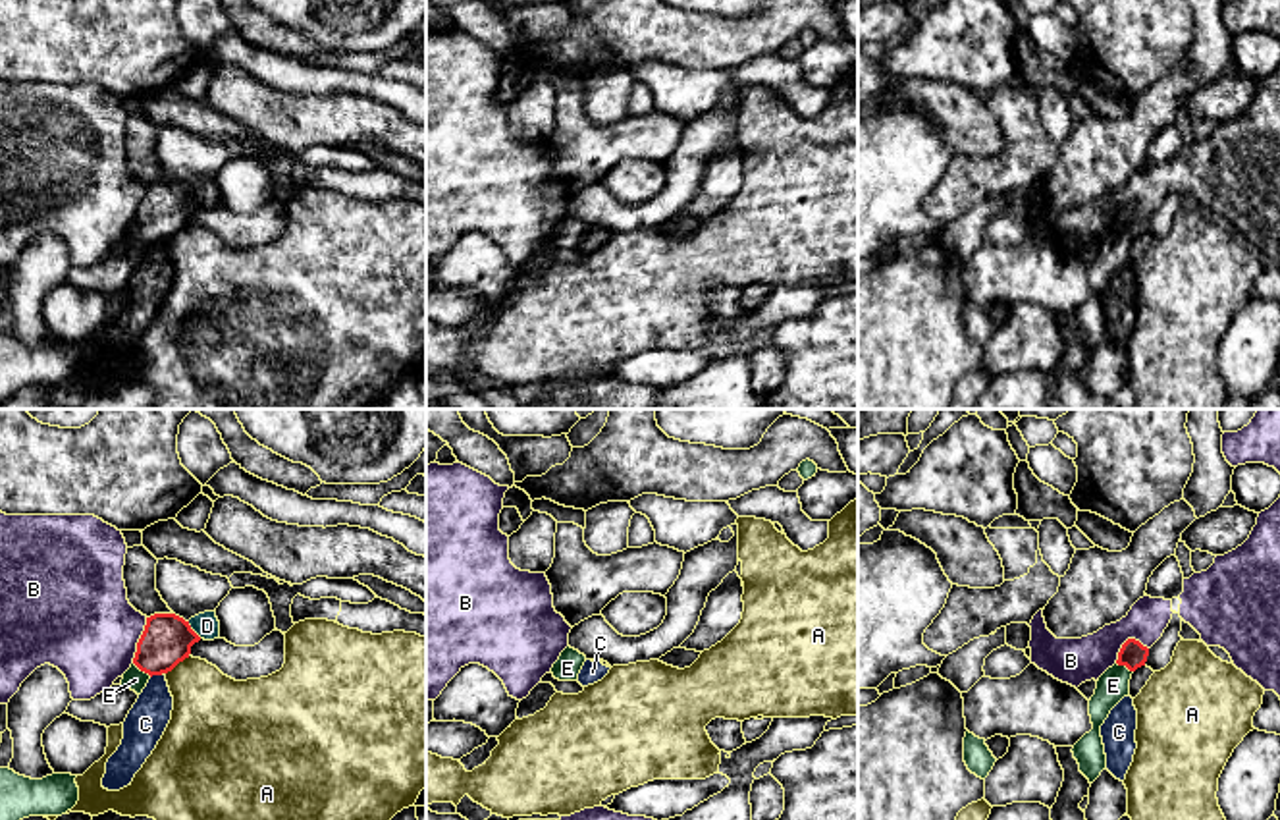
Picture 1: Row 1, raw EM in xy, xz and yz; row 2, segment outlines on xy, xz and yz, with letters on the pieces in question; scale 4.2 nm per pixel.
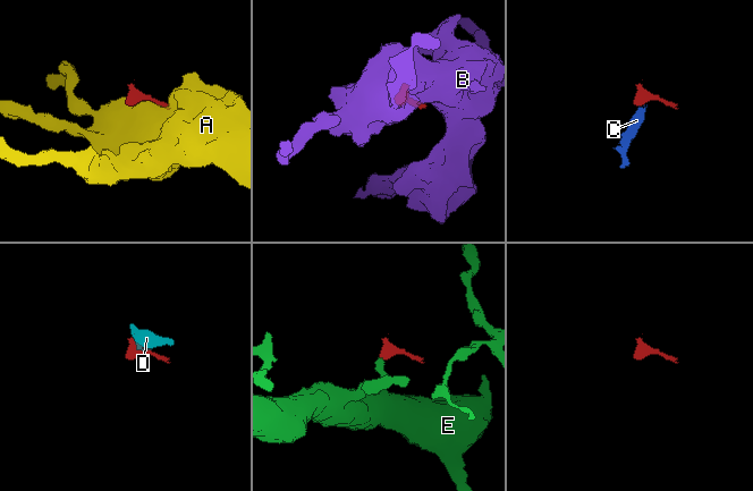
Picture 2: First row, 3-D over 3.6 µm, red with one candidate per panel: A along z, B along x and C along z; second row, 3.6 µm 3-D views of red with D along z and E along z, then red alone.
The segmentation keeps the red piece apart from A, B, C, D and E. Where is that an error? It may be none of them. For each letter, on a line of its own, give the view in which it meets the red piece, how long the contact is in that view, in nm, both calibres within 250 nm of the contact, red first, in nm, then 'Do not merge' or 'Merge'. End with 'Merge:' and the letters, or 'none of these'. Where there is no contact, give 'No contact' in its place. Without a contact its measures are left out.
A: Touches red in xy. Shared border 130 nm. Thickness 200 nm (red) against 320 nm. Do not merge
B: Touches red in xy. Shared border 200 nm. Thickness 200 nm (red) against 420 nm. Do not merge
C: Touches red in xy. Shared border 50 nm. Thickness 200 nm (red) against 170 nm. Do not merge
D: Touches red in xy. Shared border 90 nm. Thickness 200 nm (red) against 110 nm. Do not merge
E: Touches red in xy. Shared border 100 nm. Thickness 200 nm (red) against 90 nm. Do not merge
Merge: none of these

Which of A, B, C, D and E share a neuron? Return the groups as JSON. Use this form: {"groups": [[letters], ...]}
{"groups": [["A"], ["B"], ["C", "D"], ["E"]]}

